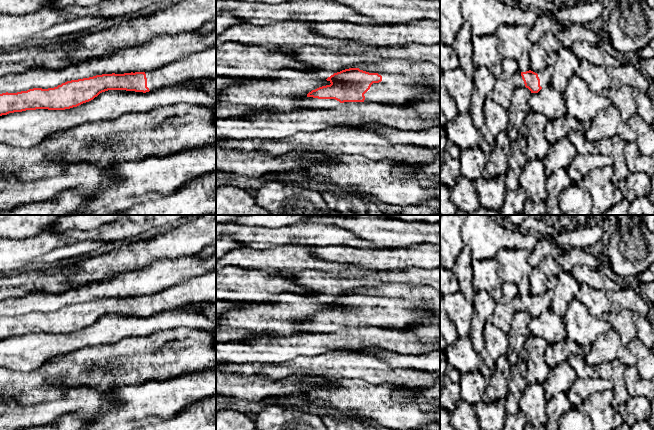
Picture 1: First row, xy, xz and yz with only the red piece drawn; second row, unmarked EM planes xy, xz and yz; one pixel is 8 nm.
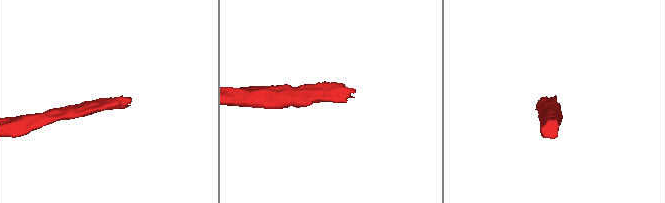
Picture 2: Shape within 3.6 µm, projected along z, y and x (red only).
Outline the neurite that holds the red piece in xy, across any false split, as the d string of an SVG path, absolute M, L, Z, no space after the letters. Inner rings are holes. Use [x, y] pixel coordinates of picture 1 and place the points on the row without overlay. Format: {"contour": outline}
{"contour": "M216 270L174 284L155 294L102 298L71 304L54 312L0 318L0 340L26 334L65 334L89 326L108 314L149 316L191 304L216 305Z"}

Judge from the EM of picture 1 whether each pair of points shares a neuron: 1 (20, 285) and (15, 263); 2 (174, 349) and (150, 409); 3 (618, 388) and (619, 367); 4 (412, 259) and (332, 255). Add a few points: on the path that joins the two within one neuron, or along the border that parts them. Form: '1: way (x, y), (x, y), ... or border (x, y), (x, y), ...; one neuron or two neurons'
1: border (25, 269), (10, 273); two neurons
2: border (184, 374), (160, 380), (149, 380), (138, 385); two neurons
3: way (618, 383), (618, 372); one neuron
4: way (392, 259), (371, 259), (352, 256); one neuron

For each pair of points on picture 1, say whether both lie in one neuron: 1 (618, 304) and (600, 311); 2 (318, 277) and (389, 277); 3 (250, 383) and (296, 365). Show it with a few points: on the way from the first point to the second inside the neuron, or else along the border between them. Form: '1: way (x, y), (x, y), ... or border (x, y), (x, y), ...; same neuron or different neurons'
1: border (605, 292), (610, 310); different neurons
2: way (336, 283), (371, 281); same neuron
3: border (243, 375), (262, 375), (271, 378), (289, 376); different neurons

